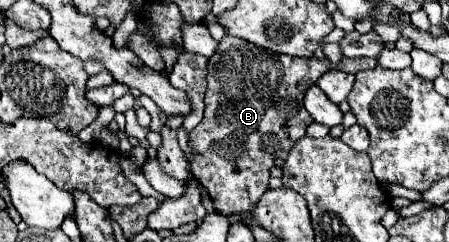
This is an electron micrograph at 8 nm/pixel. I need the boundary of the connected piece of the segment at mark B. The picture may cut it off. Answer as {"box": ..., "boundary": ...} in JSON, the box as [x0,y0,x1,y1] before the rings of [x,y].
{"box":[189,36,377,214],"boundary":[[[223,36],[215,54],[209,58],[209,74],[207,74],[207,92],[205,92],[205,116],[199,126],[189,134],[191,146],[191,174],[199,180],[199,184],[209,192],[215,204],[215,212],[229,214],[247,214],[261,194],[269,188],[269,172],[273,166],[281,166],[287,158],[287,152],[293,144],[305,136],[307,126],[313,122],[309,112],[303,106],[303,94],[307,86],[315,84],[317,78],[333,68],[343,72],[357,74],[361,70],[371,70],[377,66],[375,58],[343,58],[339,66],[333,66],[329,60],[317,58],[291,58],[287,54],[267,52],[255,44],[249,44],[237,36]]]}

